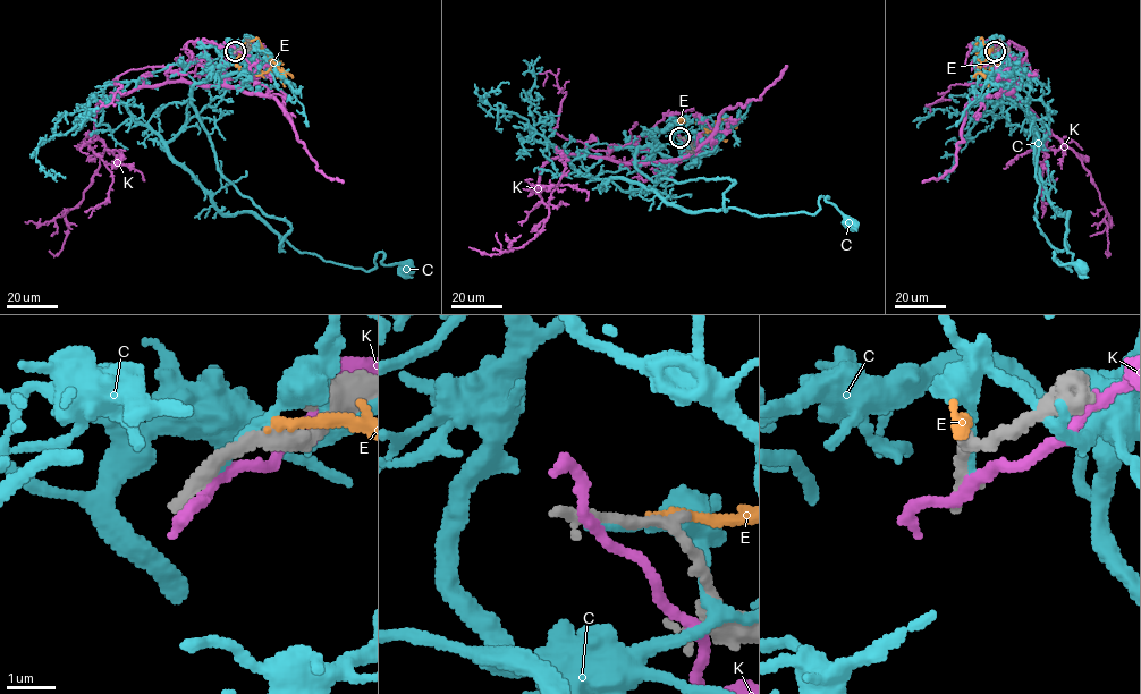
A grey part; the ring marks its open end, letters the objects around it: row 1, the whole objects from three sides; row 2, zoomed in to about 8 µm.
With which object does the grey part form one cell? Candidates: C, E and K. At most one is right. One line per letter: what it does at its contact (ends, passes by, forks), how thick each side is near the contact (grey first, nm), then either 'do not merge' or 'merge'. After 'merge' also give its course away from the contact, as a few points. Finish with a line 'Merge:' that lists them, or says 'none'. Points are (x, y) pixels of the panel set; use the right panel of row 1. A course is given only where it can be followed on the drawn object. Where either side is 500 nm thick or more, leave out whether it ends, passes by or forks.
C: it ends there; 220 nm thick on the grey side, 190 nm on the other; do not merge
E: it ends there; 280 nm thick on the grey side, 200 nm on the other; do not merge
K: it passes by; 360 nm thick on the grey side, 240 nm on the other; do not merge
Merge: none

